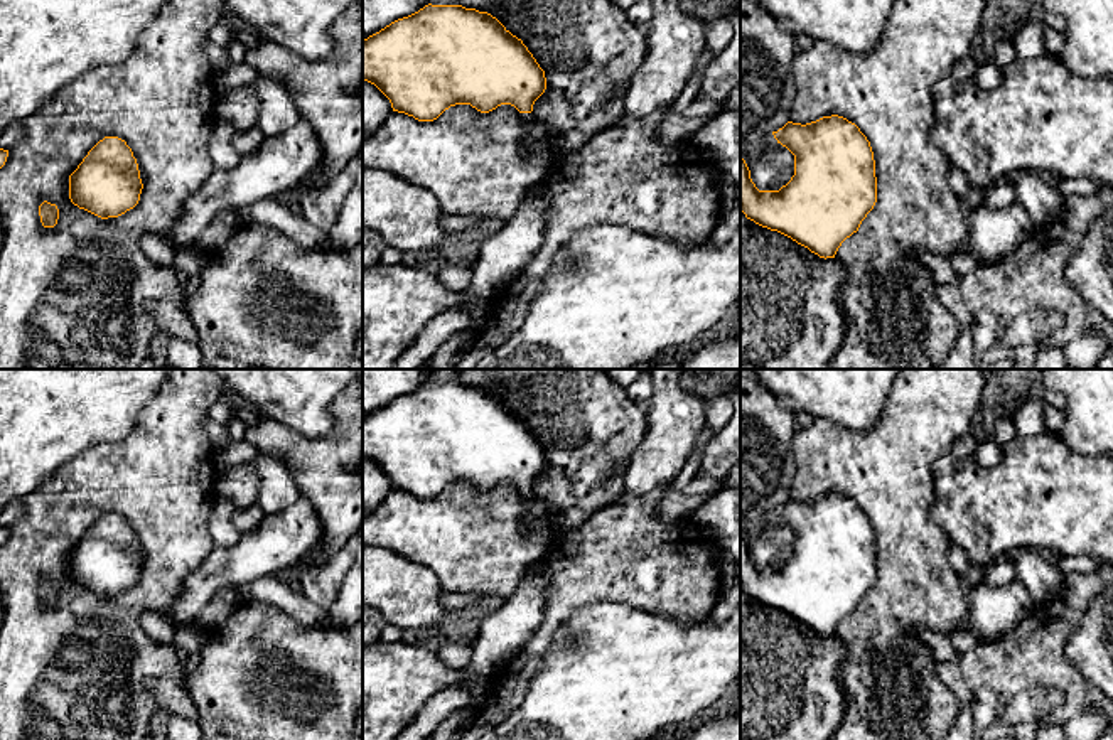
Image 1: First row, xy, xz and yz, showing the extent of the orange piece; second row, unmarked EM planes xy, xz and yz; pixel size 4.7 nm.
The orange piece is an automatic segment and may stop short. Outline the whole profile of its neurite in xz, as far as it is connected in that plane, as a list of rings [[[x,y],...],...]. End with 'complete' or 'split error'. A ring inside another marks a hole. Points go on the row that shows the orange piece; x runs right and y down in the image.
[[[425,5],[363,40],[363,79],[374,84],[393,111],[433,121],[455,105],[489,113],[511,105],[524,123],[523,152],[551,148],[556,131],[533,118],[533,105],[546,89],[545,71],[521,39],[496,17],[462,5]]] | split error

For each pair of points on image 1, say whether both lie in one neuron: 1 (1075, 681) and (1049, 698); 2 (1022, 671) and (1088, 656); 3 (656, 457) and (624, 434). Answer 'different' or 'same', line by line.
1: different
2: different
3: different

